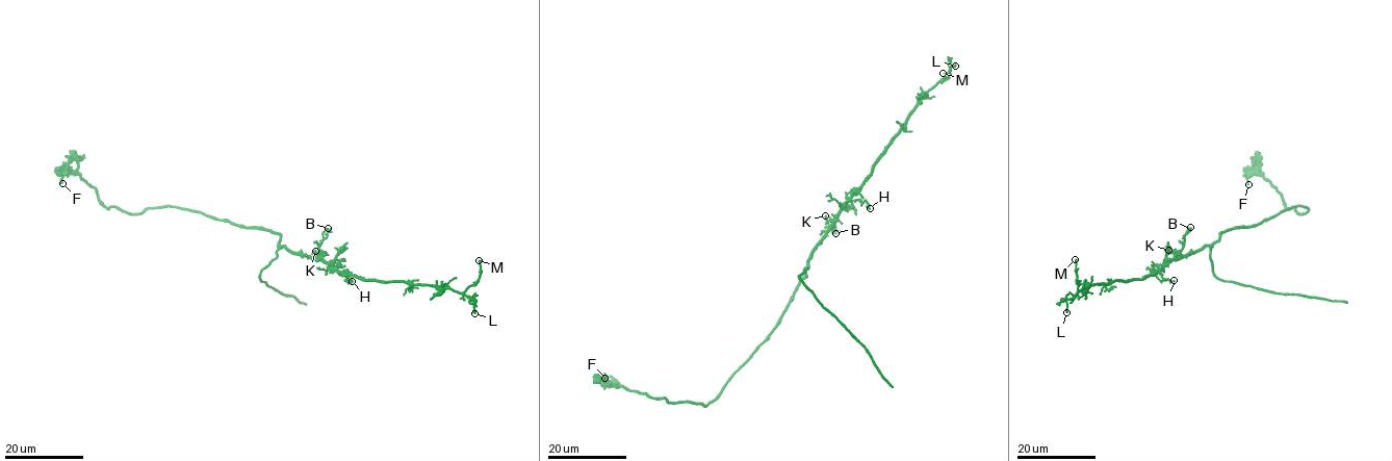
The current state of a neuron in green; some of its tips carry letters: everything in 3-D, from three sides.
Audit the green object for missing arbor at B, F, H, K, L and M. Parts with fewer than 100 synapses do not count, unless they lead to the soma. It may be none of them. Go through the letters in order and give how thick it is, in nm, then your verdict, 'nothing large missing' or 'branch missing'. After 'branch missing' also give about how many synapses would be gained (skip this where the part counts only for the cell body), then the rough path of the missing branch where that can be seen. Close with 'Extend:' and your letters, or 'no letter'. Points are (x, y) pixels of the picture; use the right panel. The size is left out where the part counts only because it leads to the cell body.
B: 70 nm thick; nothing large missing
F: 240 nm thick; nothing large missing
H: 90 nm thick; nothing large missing
K: 150 nm thick; nothing large missing
L: 110 nm thick; nothing large missing
M: 140 nm thick; nothing large missing
Extend: no letter

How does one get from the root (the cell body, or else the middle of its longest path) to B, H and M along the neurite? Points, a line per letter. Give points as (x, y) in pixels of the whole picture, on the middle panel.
B: (802, 279), (806, 277), (804, 271), (815, 246), (832, 223), (831, 230), (835, 233)
H: (802, 279), (806, 277), (804, 271), (815, 246), (840, 208), (849, 201), (859, 199), (865, 200), (870, 208)
M: (802, 279), (815, 246), (840, 207), (871, 174), (917, 102), (950, 74), (943, 73)

